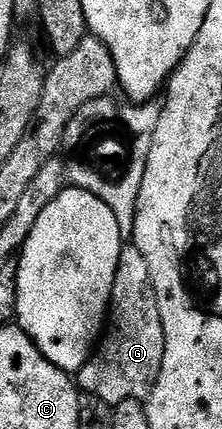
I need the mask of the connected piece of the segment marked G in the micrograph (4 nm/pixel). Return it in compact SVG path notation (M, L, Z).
M126 245L118 261L118 273L114 277L114 289L106 330L99 340L98 346L88 358L87 365L78 372L78 387L83 394L93 395L103 403L115 405L131 399L147 400L152 387L158 381L162 369L162 357L166 353L166 337L162 329L162 317L158 313L158 301L154 293L154 285L150 281L150 265L146 265L146 257L138 253L135 245Z

